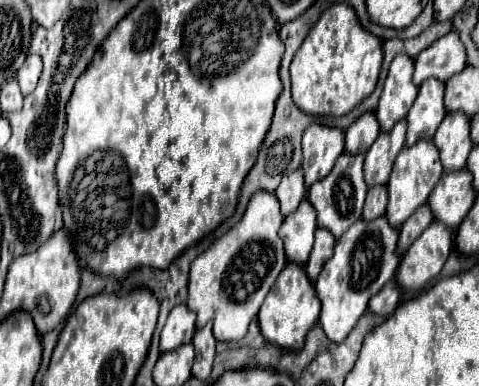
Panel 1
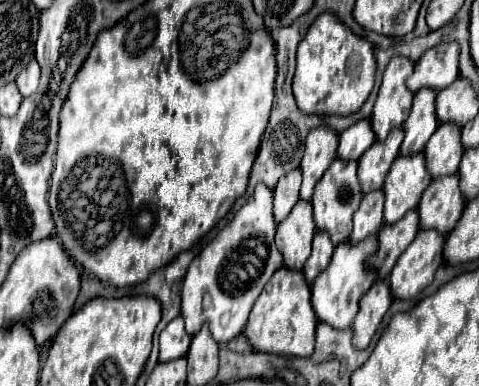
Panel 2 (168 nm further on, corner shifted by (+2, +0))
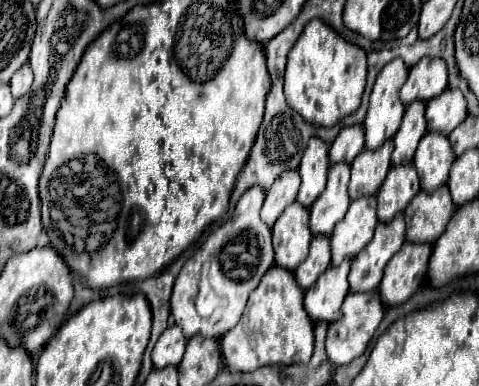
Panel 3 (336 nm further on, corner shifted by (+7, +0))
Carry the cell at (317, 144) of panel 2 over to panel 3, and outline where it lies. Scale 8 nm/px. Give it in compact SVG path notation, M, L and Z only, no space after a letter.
M312 137L308 143L308 149L302 155L302 163L298 167L298 173L302 177L302 185L298 191L298 203L306 209L316 201L316 197L326 187L326 173L330 167L328 159L328 147L318 137Z

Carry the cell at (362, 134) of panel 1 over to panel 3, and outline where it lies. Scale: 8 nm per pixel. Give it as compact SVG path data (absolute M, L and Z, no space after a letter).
M360 125L346 127L340 131L336 141L330 147L330 161L332 163L352 163L354 157L364 149L364 129Z

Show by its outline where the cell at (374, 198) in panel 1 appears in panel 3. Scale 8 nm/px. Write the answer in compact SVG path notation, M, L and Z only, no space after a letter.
M362 197L352 201L348 215L344 215L330 237L332 265L352 259L360 249L364 249L374 235L376 223L376 197Z

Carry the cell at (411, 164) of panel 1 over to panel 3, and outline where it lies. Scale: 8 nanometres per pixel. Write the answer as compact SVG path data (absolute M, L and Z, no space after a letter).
M414 165L392 167L376 195L378 199L378 219L388 223L396 213L402 213L410 199L420 191L420 181Z

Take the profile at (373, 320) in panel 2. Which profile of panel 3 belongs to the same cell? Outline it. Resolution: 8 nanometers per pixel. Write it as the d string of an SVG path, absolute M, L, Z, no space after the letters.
M378 291L348 293L344 299L344 305L342 305L342 313L344 313L342 319L332 323L328 327L328 335L326 335L326 353L334 365L348 365L352 359L360 357L366 351L374 331L378 329L378 325L382 321L384 305L380 303Z

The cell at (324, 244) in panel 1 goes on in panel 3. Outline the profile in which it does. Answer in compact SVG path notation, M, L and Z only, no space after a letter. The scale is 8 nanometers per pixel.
M312 237L310 243L310 253L306 257L304 263L300 263L300 267L294 271L294 277L300 285L300 289L308 289L312 287L312 283L316 283L316 279L330 267L330 239L328 237Z

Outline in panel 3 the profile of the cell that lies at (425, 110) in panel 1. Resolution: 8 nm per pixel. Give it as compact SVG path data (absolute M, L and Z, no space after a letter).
M416 101L406 107L402 125L398 133L394 135L394 153L392 153L392 165L404 165L412 163L414 151L418 147L418 141L426 135L426 119L424 119L424 103Z

